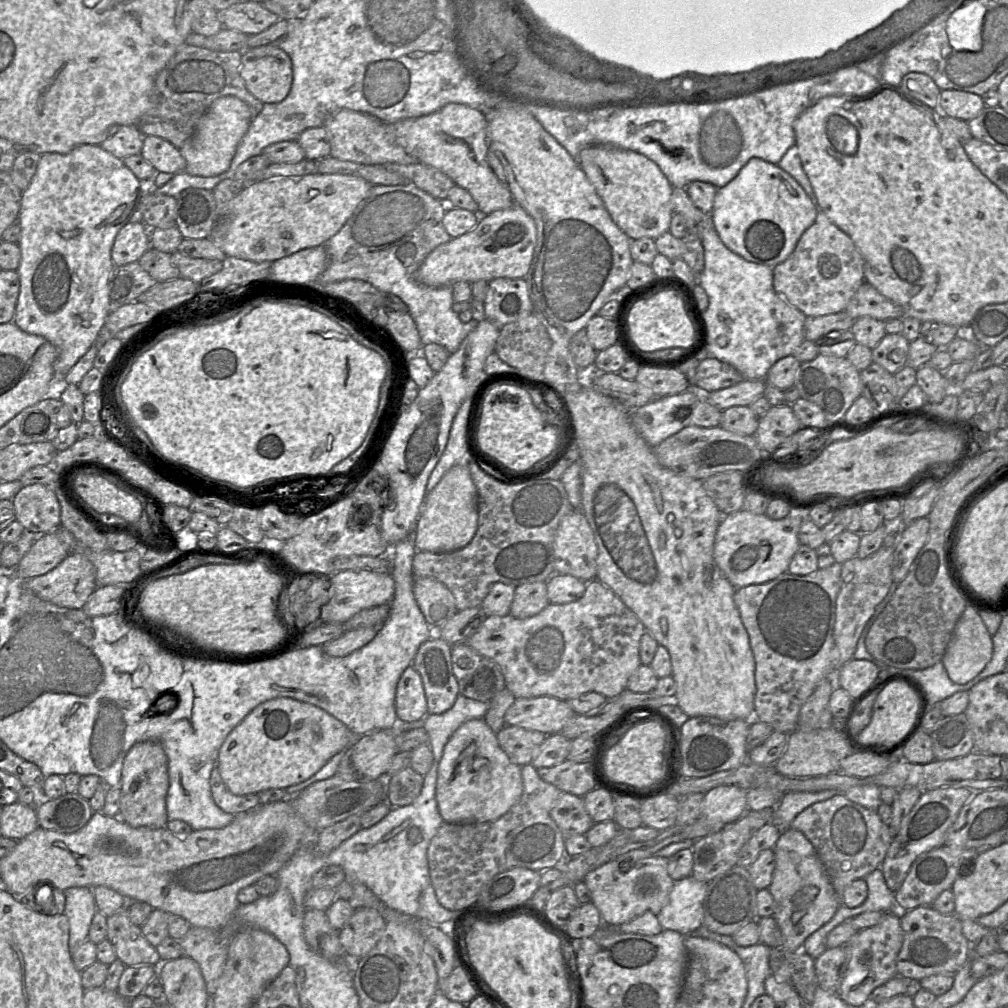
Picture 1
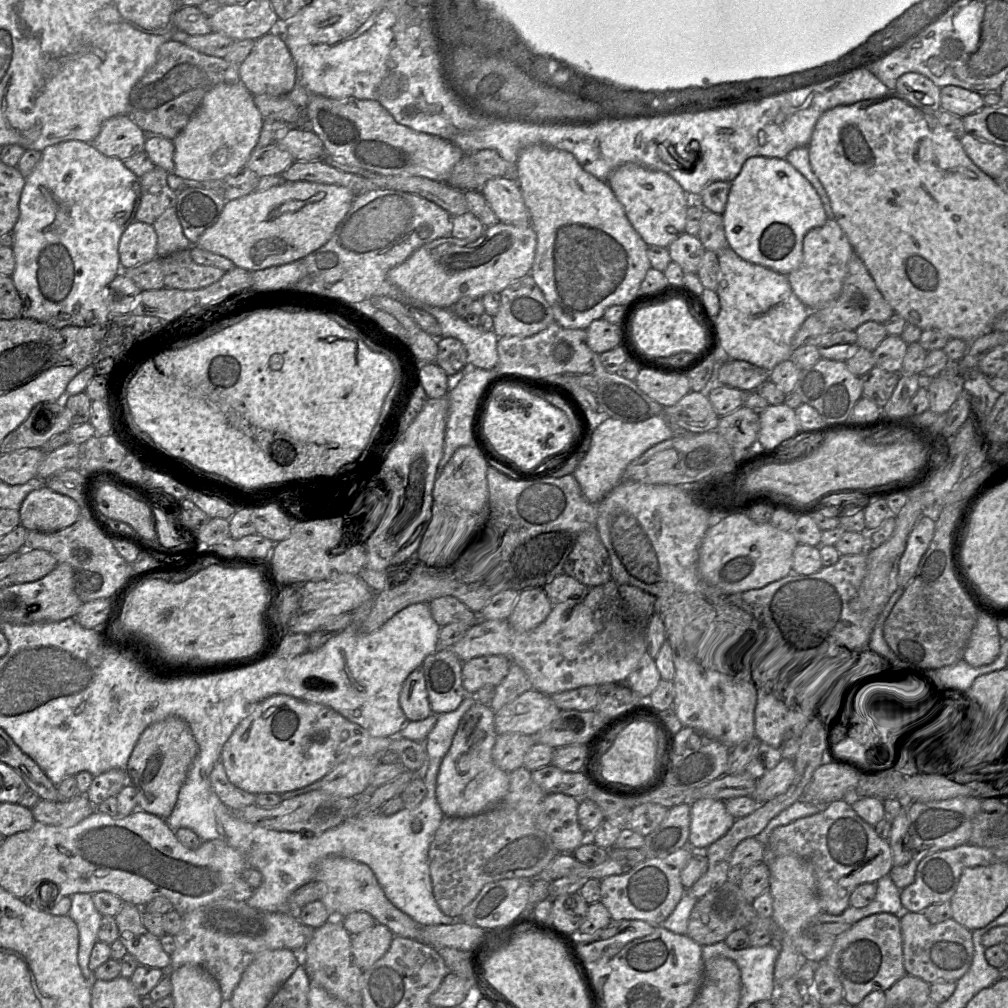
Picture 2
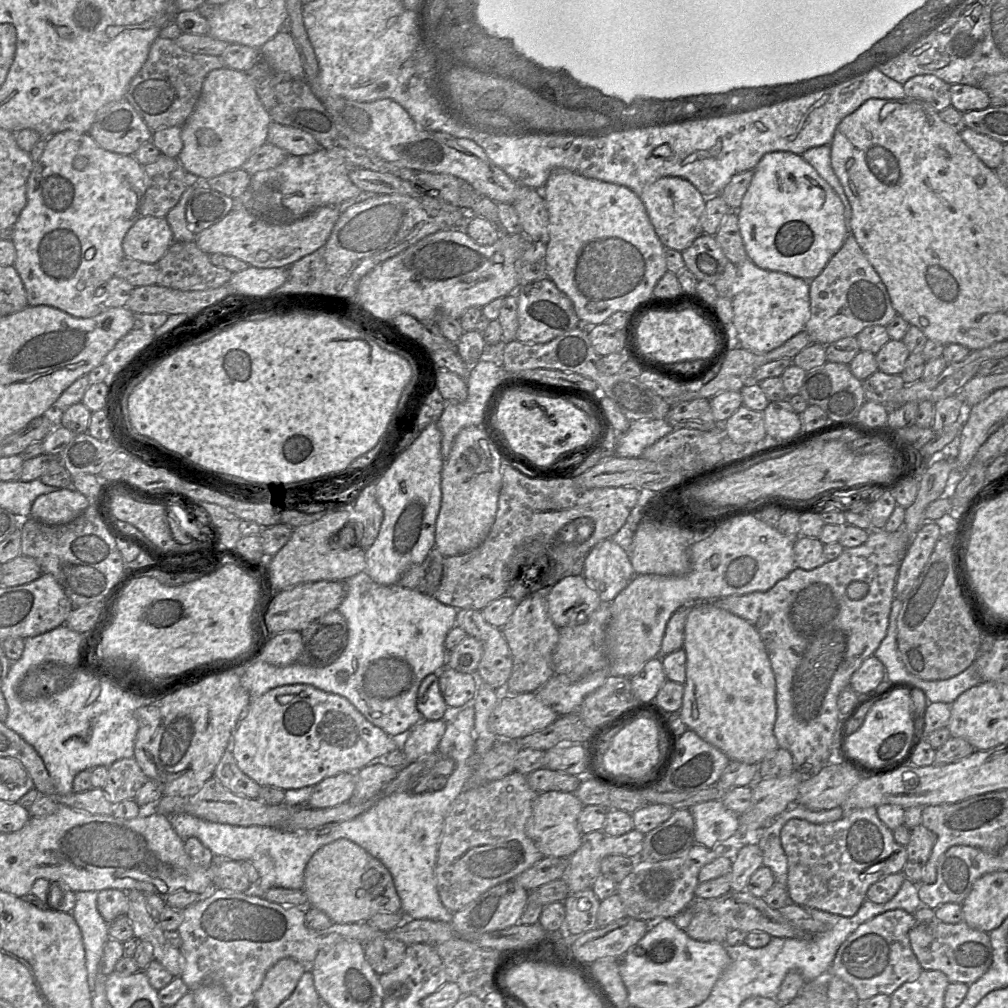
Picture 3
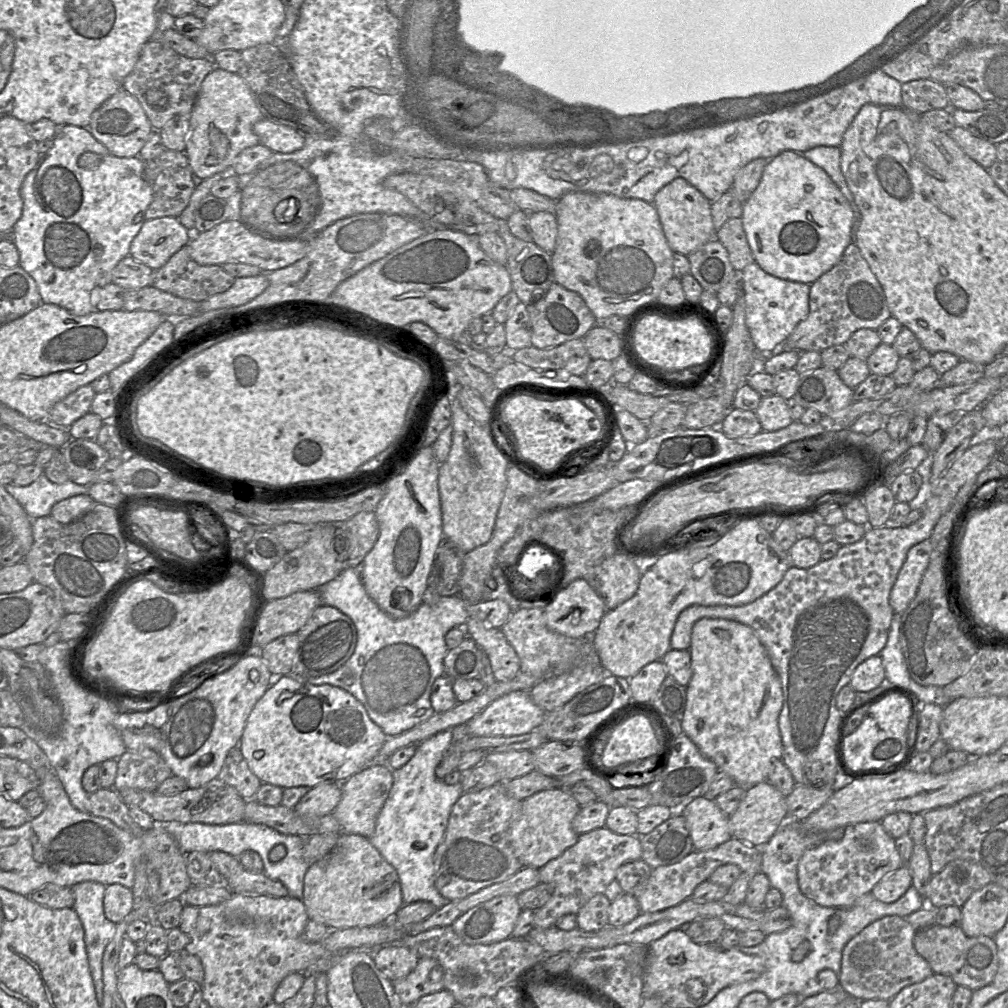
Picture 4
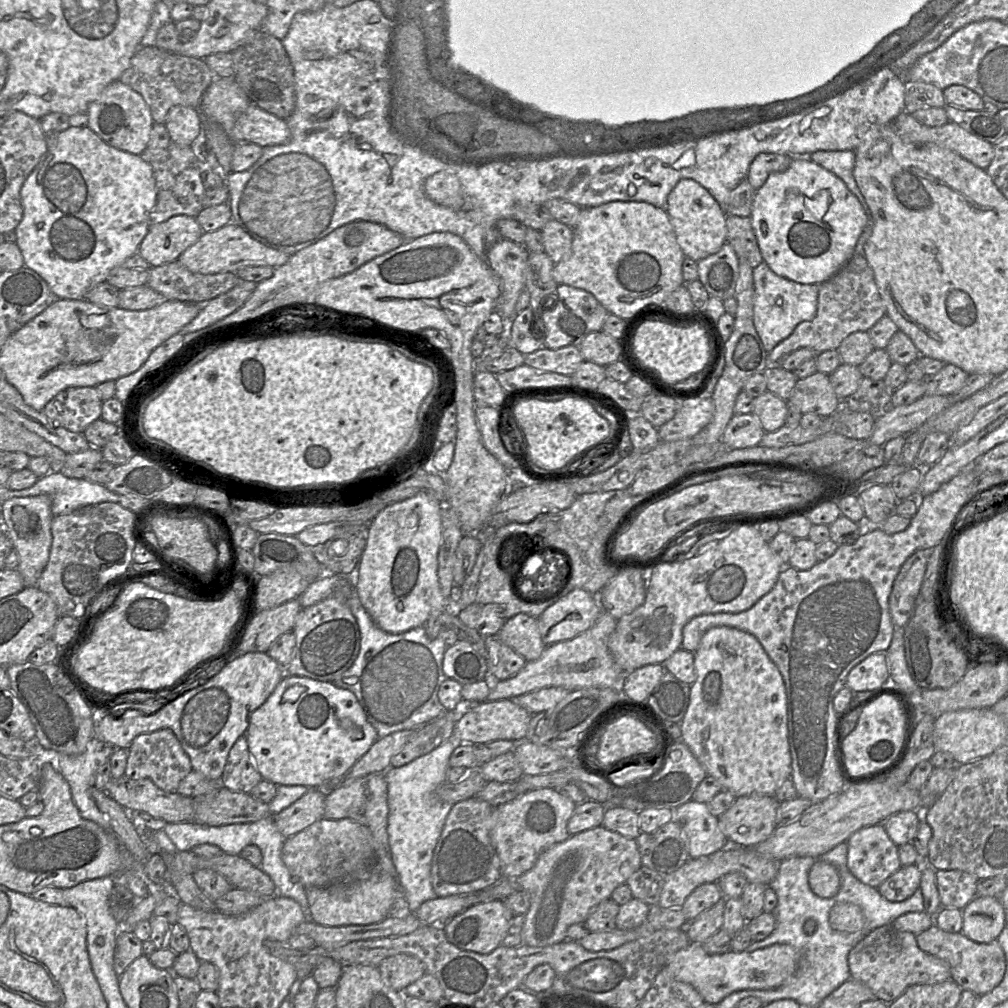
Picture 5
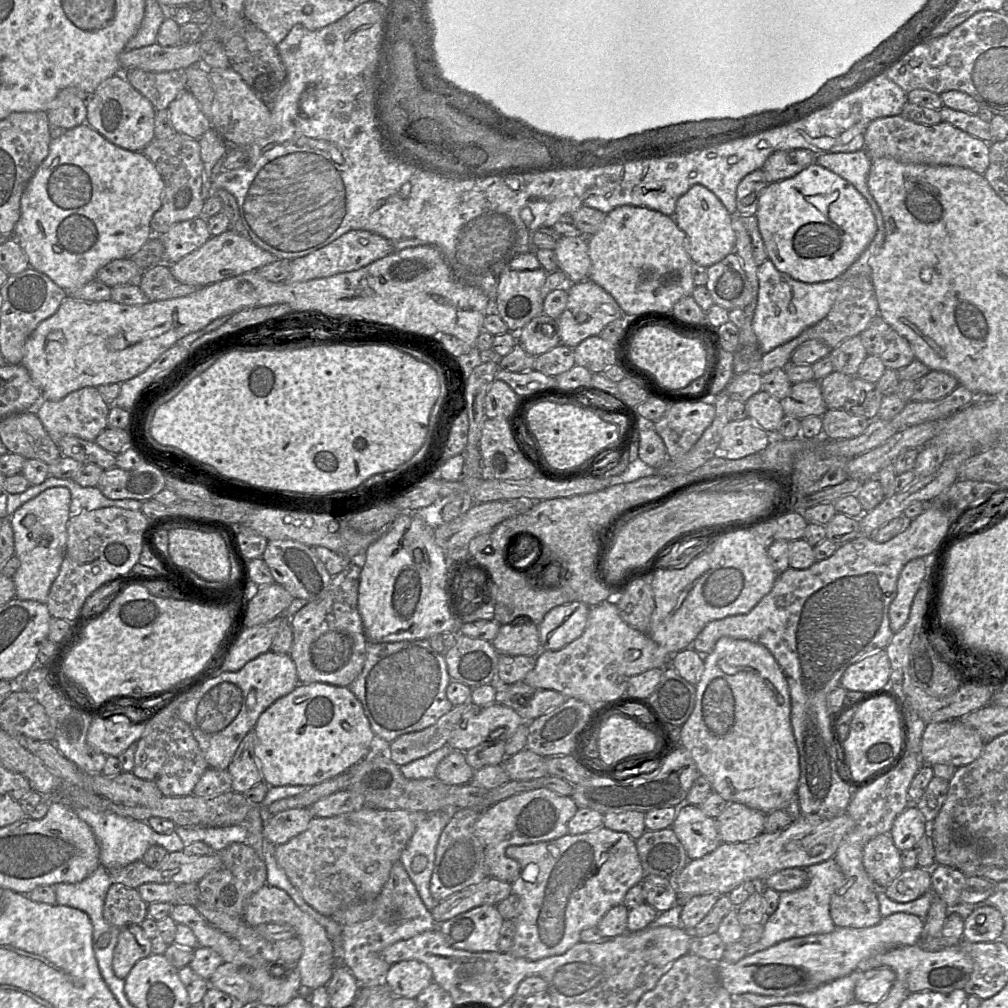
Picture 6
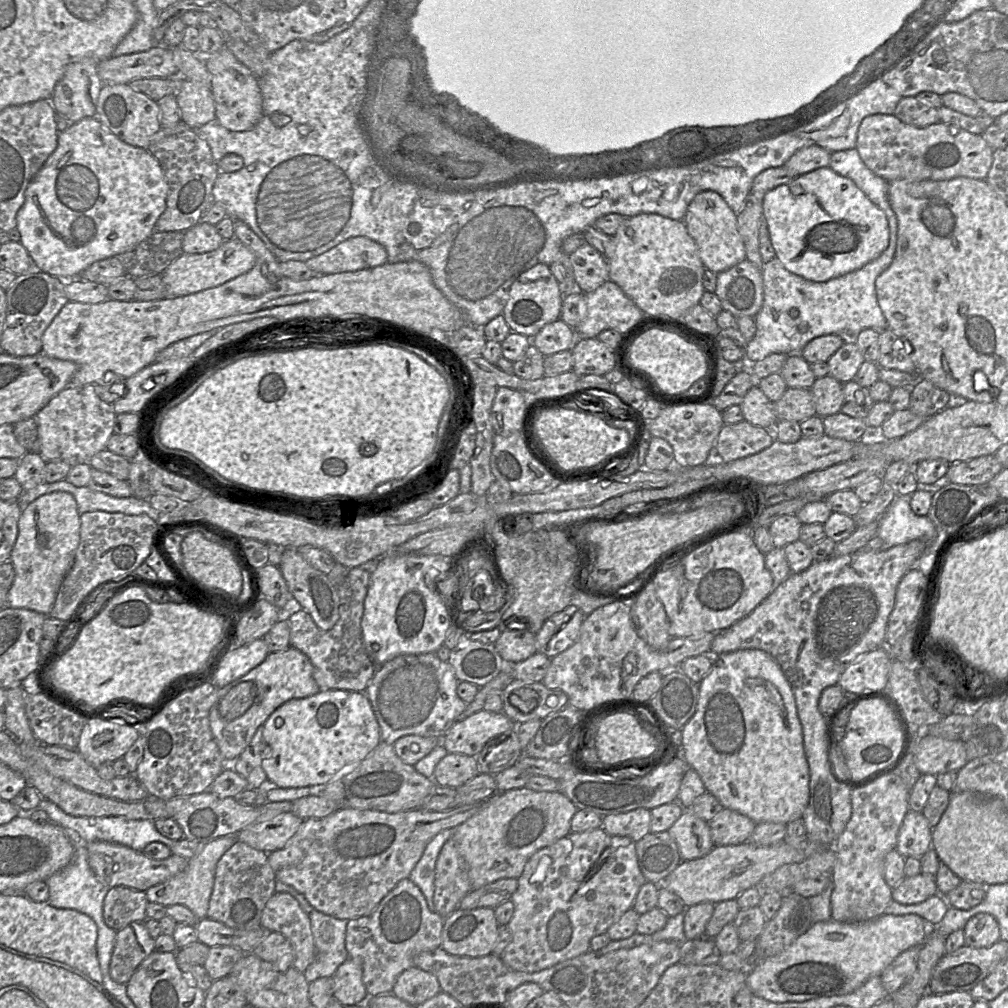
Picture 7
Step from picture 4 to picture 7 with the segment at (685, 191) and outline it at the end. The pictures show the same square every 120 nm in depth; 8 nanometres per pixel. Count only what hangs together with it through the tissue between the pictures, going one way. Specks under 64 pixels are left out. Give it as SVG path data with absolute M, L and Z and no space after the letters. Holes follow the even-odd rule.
M706 190L698 193L689 204L683 222L698 247L705 269L720 273L746 259L744 242L738 231L737 215L717 192Z

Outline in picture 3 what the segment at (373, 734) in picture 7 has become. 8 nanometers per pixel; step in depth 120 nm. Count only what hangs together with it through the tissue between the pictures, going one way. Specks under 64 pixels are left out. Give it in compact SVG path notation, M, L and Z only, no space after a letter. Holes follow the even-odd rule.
M299 684L274 688L259 698L252 700L248 710L242 716L234 731L232 753L240 770L261 787L269 786L288 791L299 790L305 787L314 787L324 779L341 773L356 773L362 768L370 765L370 762L373 759L388 755L398 749L398 745L390 736L366 720L366 718L344 697L323 692L311 685Z

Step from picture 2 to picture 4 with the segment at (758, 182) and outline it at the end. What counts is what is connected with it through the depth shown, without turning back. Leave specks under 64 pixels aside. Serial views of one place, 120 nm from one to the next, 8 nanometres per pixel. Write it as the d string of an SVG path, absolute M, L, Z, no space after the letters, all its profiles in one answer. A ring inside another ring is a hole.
M794 151L768 160L761 180L743 203L741 221L755 262L780 279L811 285L833 268L851 243L854 214L820 167Z

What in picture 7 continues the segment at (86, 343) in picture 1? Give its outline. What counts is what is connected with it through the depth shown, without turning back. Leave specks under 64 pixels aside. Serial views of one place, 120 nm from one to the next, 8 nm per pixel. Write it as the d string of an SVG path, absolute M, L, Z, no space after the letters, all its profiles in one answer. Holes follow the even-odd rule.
M96 116L84 118L59 132L57 148L26 189L24 204L17 213L16 229L34 268L71 280L94 262L130 251L151 236L166 208L167 194L168 183L161 165L147 149L123 142Z

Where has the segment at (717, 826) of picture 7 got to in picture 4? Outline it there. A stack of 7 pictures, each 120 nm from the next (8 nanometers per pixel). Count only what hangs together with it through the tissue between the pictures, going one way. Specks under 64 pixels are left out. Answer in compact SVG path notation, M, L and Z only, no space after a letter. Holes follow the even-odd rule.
M768 781L746 788L744 799L729 816L732 837L749 845L763 847L787 820L786 797Z

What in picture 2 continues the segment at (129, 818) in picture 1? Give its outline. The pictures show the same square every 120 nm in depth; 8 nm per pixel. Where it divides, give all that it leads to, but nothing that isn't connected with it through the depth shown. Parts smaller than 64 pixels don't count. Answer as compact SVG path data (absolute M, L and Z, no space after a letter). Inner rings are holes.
M172 716L147 727L135 745L126 769L137 791L137 808L168 819L197 753L198 744L183 719Z

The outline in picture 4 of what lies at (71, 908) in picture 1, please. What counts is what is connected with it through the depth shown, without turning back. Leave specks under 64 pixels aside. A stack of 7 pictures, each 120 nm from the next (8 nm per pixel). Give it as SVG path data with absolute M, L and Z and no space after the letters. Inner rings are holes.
M93 881L80 882L70 887L74 896L73 910L84 929L89 968L100 1005L103 1001L102 957L116 926L104 914L105 887L104 884Z

